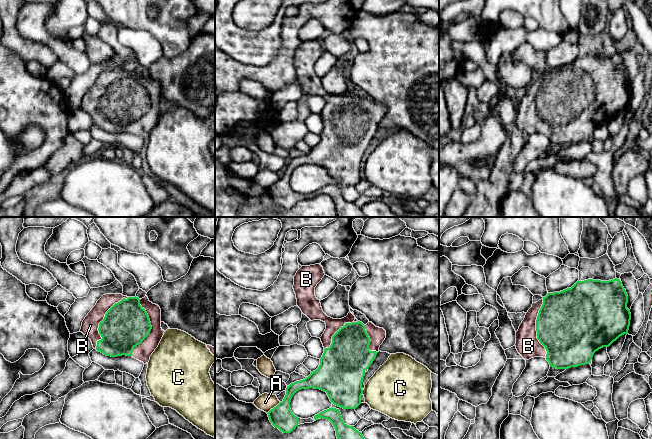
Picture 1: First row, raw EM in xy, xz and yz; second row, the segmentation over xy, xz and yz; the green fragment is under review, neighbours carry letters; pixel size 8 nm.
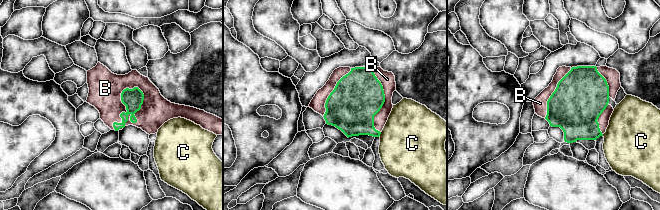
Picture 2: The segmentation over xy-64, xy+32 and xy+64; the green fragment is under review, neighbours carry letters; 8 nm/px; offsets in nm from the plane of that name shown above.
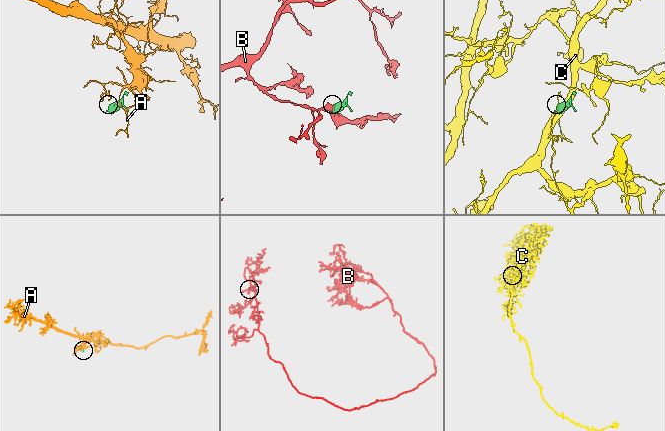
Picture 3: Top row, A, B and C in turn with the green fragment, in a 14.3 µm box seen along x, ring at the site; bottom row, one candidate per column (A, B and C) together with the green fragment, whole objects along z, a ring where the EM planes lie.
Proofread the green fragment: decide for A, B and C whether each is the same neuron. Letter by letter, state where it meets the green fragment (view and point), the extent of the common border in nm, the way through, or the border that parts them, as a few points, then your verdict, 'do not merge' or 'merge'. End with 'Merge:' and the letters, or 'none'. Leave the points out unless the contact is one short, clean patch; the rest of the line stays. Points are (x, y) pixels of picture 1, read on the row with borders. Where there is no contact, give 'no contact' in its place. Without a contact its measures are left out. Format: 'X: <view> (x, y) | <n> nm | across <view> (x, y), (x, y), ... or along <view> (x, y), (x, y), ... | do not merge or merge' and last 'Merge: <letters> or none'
A: xz (274, 407) | 140 nm | do not merge
B: xy (103, 319) | 500 nm | merge
C: xz (362, 392) | 30 nm | along xz (362, 390), (363, 393) | do not merge
Merge: B

